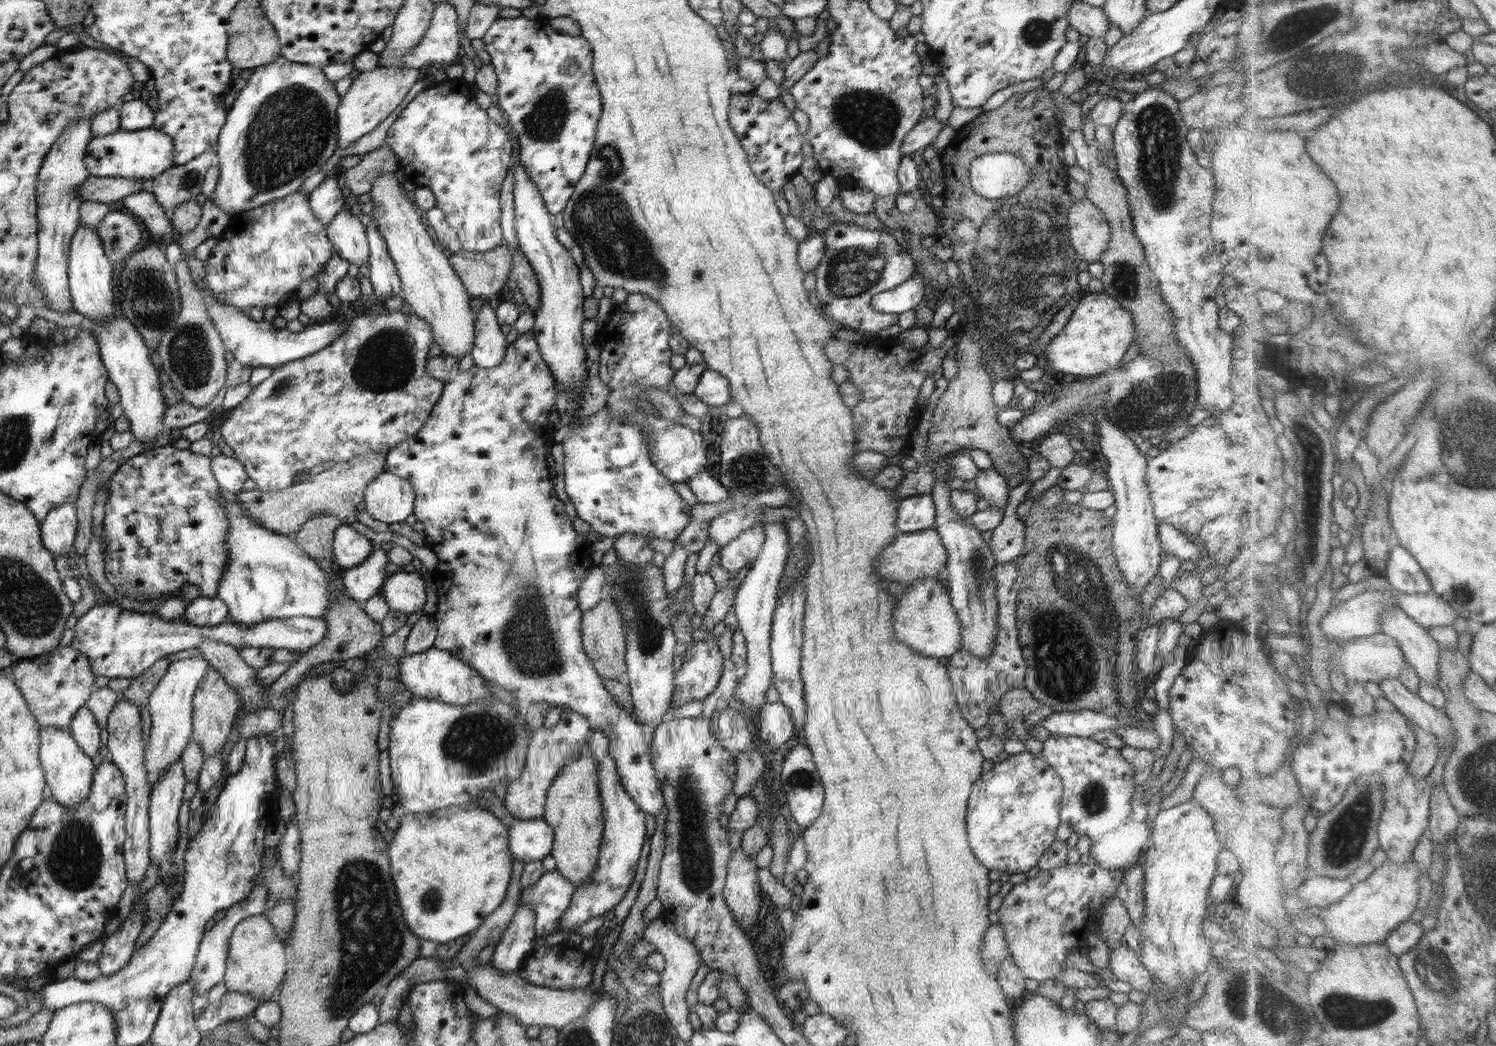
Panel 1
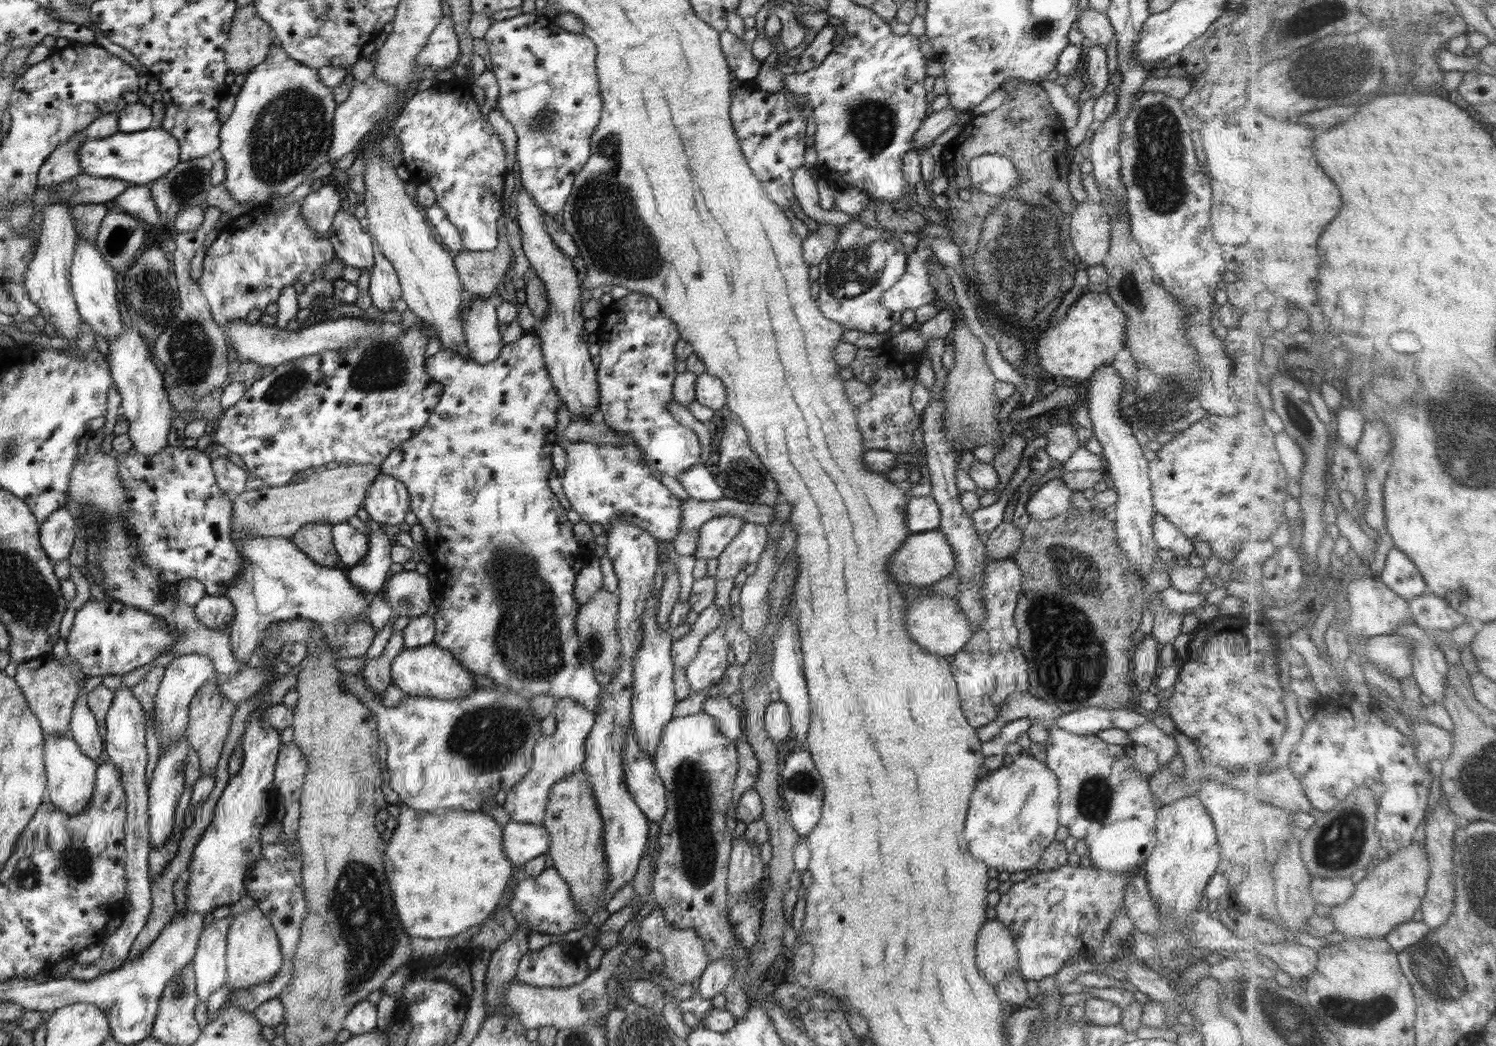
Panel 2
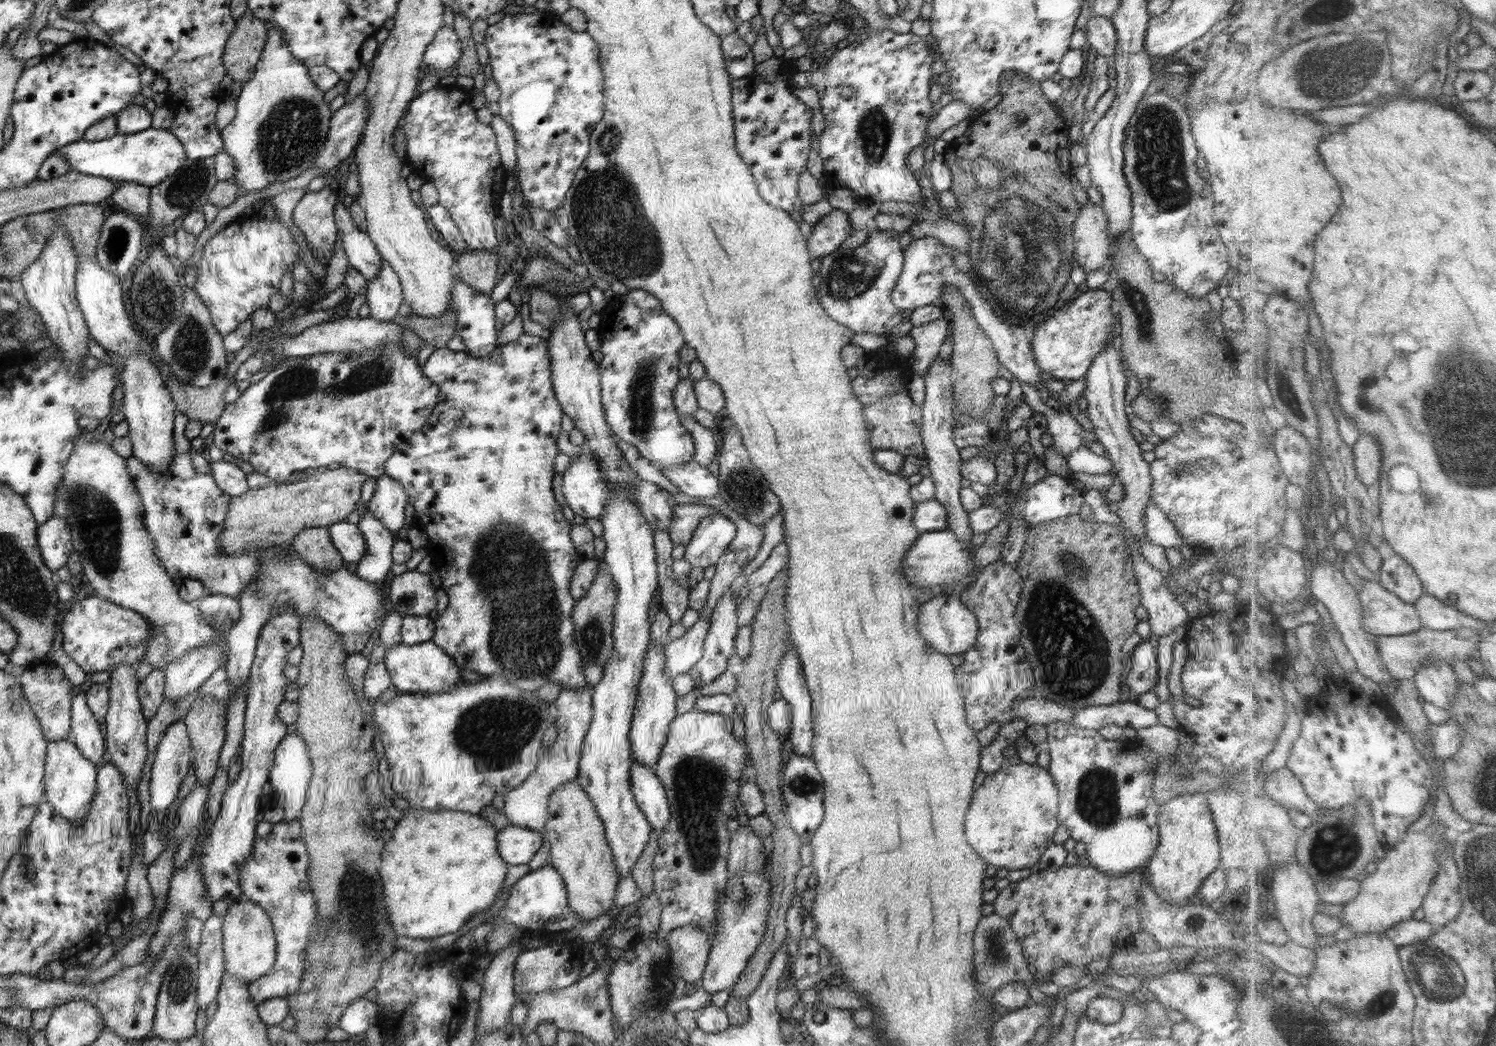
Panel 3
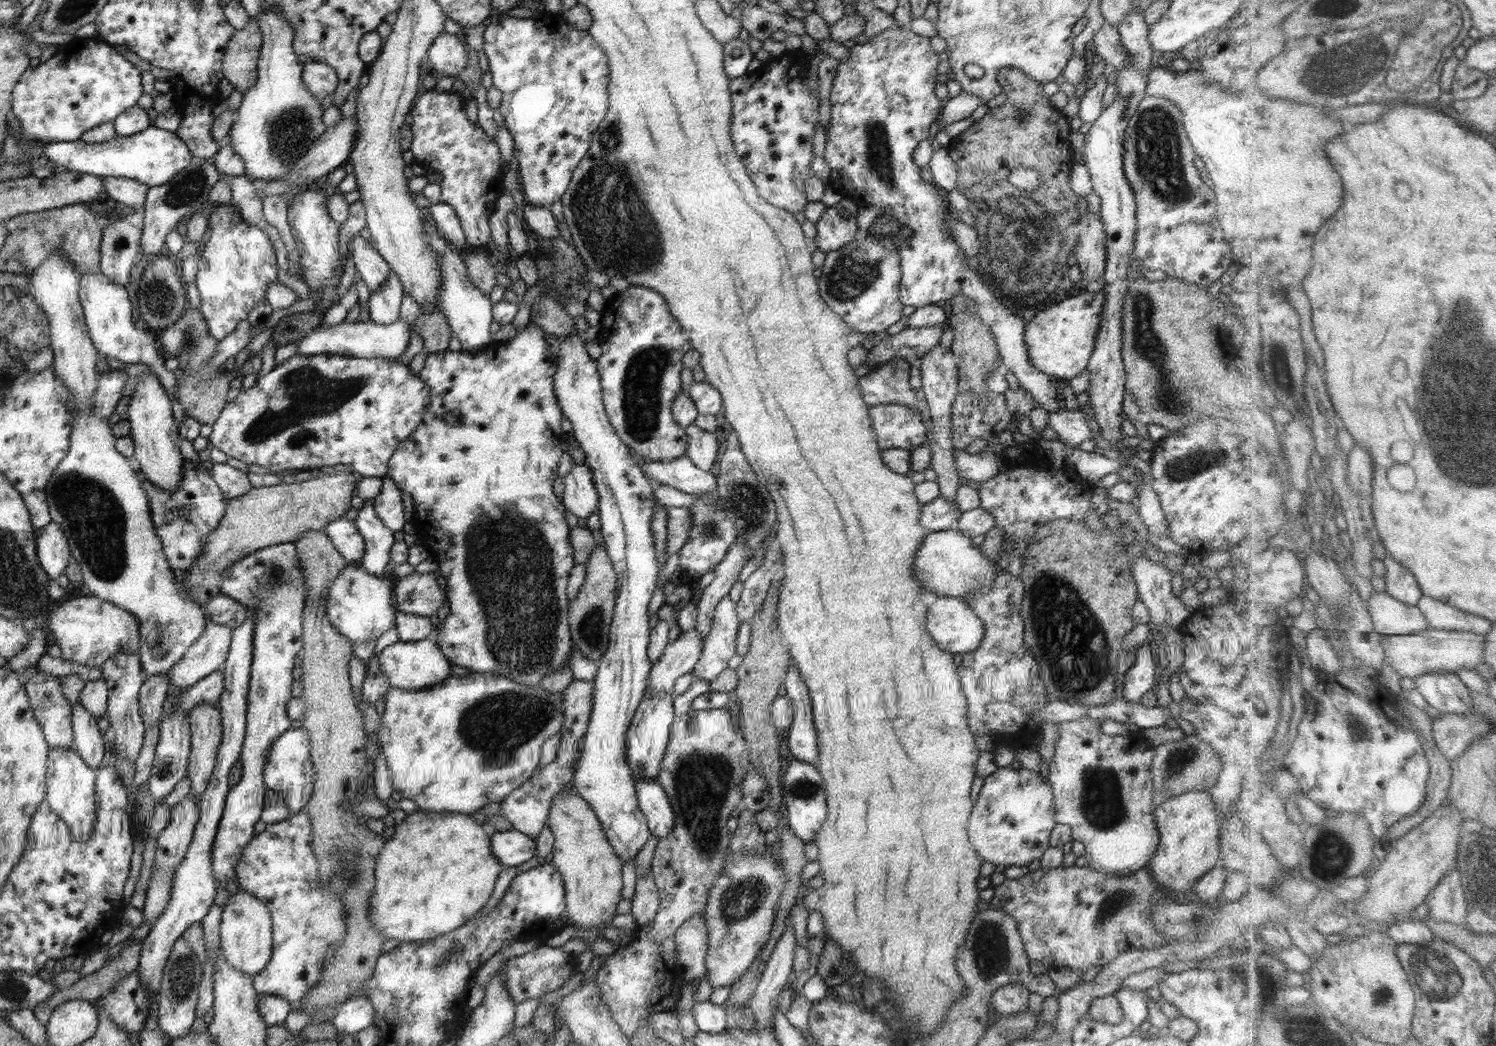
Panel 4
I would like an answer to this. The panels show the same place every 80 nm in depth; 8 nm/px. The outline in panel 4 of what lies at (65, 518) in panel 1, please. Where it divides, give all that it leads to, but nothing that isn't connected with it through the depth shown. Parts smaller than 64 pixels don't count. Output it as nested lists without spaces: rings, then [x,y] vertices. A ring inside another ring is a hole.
[[[52,521],[39,531],[35,540],[39,563],[46,569],[48,576],[57,581],[60,574],[64,574],[71,557],[69,544],[62,527]]]

